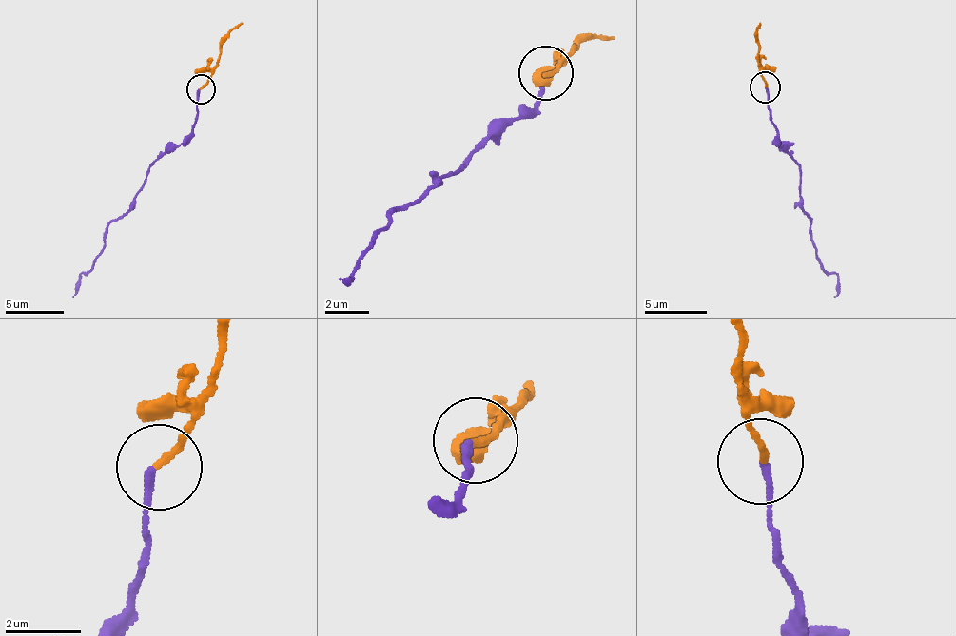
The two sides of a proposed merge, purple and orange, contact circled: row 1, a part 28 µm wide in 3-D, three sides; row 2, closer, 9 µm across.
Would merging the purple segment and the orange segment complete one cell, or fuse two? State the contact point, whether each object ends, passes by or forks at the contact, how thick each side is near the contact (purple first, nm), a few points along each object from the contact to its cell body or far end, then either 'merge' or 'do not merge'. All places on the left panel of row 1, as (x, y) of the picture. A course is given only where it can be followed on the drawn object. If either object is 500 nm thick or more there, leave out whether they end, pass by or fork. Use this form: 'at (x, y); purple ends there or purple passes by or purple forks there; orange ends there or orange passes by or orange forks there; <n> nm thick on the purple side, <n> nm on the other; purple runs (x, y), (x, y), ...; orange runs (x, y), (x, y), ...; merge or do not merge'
at (201, 89); purple ends there; orange ends there; 180 nm thick on the purple side, 180 nm on the other; purple runs (199, 89), (195, 128), (153, 163), (132, 208), (108, 226), (106, 249), (93, 267), (78, 276), (72, 297); orange runs (202, 89), (220, 56), (220, 42), (243, 22); do not merge

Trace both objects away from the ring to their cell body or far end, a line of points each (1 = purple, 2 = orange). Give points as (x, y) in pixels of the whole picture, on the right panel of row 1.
1: (766, 87), (779, 146), (797, 162), (799, 207), (810, 217), (812, 248), (821, 267), (839, 277), (835, 297)
2: (766, 87), (757, 54), (759, 22)

